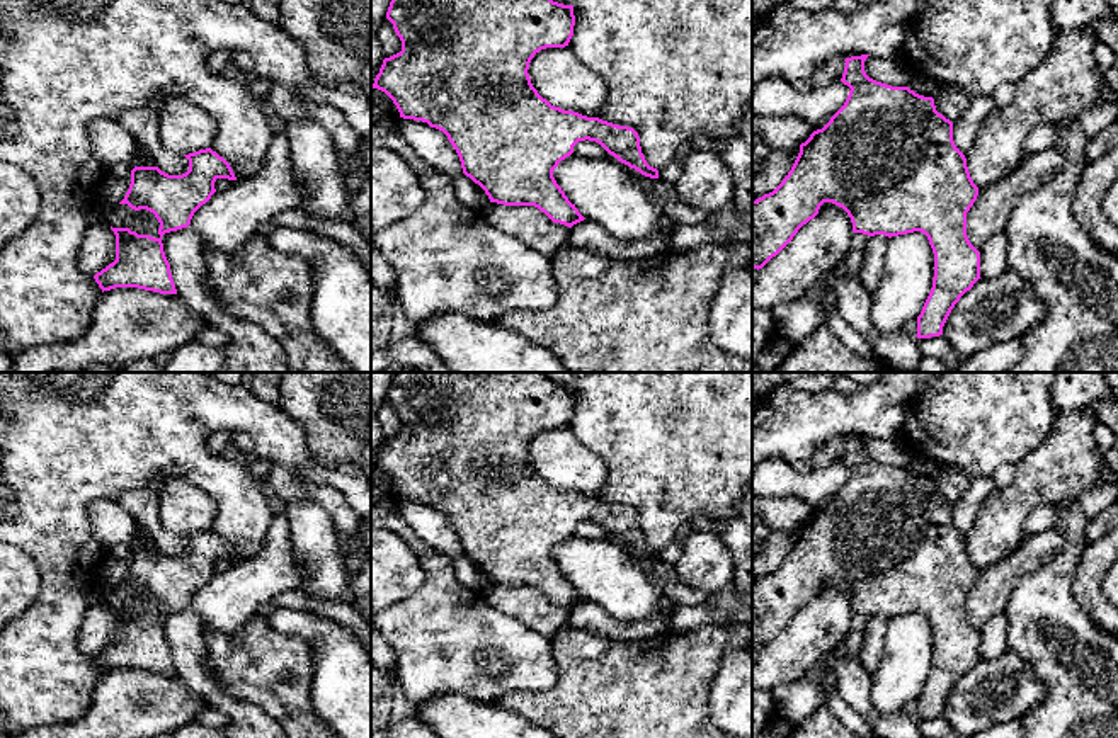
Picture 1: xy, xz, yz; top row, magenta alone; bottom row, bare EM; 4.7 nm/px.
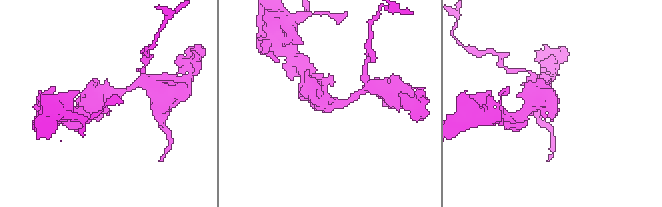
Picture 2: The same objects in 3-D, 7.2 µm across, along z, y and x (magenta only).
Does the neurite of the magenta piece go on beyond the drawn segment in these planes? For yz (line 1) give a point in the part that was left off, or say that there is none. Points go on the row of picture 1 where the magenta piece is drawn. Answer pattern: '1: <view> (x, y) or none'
1: yz (989, 215)

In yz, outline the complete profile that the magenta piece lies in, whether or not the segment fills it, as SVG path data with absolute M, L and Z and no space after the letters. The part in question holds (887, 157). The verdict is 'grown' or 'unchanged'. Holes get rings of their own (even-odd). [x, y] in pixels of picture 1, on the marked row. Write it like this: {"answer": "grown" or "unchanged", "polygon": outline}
{"answer": "grown", "polygon": "M868 56L844 60L841 82L851 88L844 105L800 145L783 182L752 201L752 269L759 270L776 257L824 202L842 207L854 233L892 238L921 231L934 253L934 277L917 316L916 337L939 337L955 304L980 279L978 250L1006 230L1024 194L1045 187L1060 173L1065 158L1058 148L1028 155L1009 175L978 189L953 141L953 122L936 111L934 99L870 78L864 71Z"}

